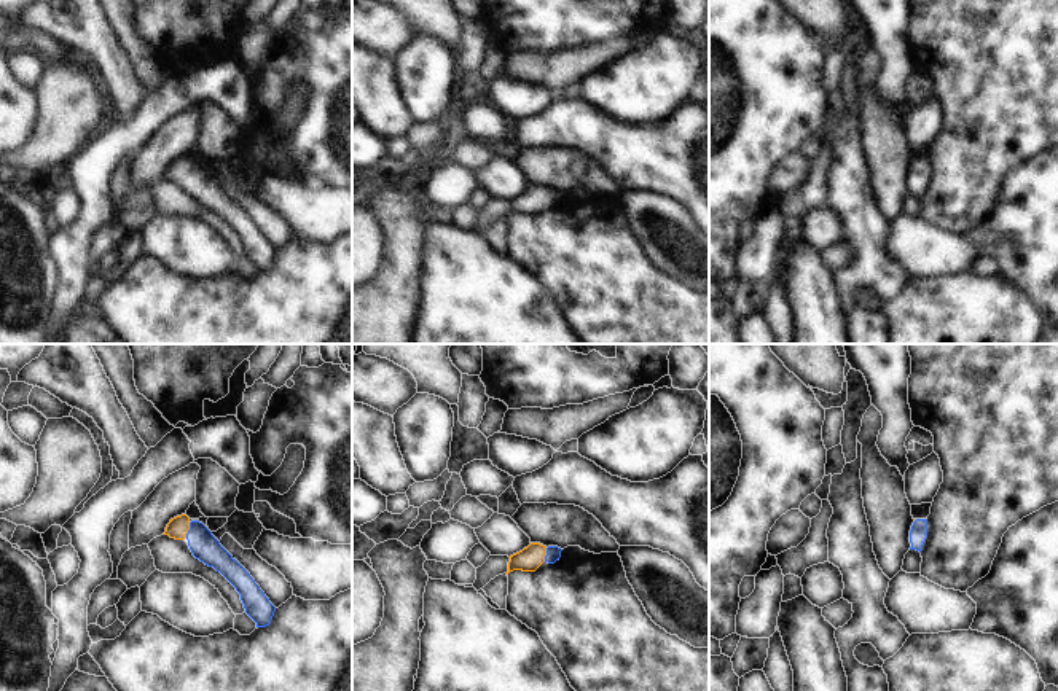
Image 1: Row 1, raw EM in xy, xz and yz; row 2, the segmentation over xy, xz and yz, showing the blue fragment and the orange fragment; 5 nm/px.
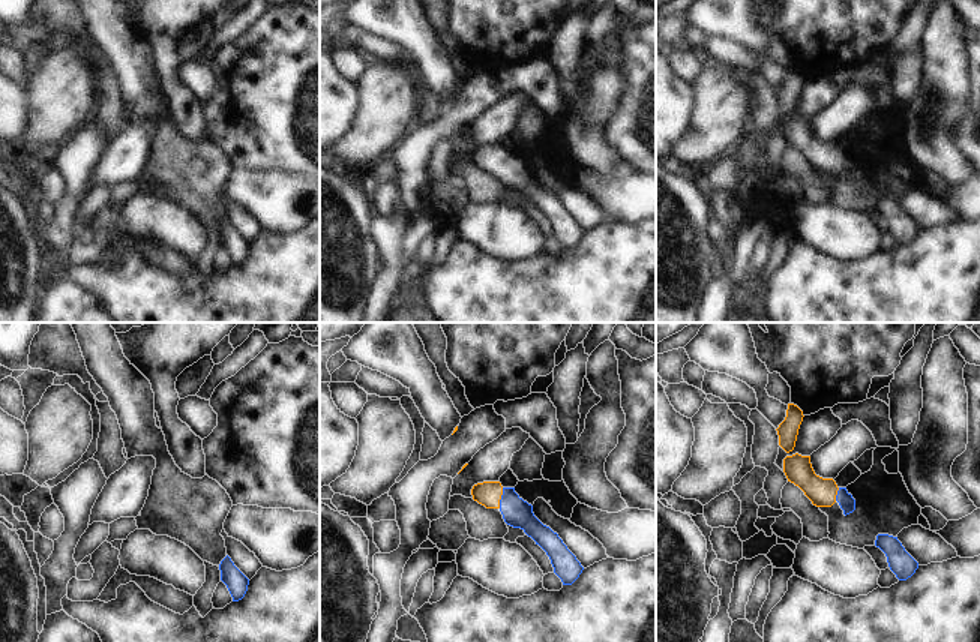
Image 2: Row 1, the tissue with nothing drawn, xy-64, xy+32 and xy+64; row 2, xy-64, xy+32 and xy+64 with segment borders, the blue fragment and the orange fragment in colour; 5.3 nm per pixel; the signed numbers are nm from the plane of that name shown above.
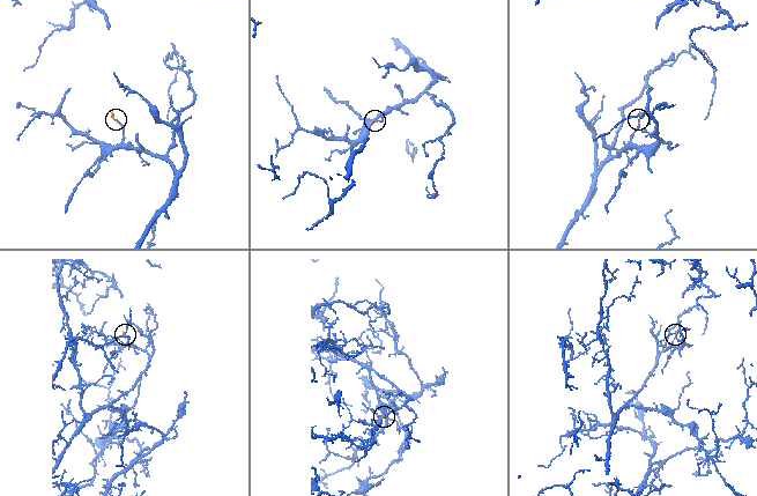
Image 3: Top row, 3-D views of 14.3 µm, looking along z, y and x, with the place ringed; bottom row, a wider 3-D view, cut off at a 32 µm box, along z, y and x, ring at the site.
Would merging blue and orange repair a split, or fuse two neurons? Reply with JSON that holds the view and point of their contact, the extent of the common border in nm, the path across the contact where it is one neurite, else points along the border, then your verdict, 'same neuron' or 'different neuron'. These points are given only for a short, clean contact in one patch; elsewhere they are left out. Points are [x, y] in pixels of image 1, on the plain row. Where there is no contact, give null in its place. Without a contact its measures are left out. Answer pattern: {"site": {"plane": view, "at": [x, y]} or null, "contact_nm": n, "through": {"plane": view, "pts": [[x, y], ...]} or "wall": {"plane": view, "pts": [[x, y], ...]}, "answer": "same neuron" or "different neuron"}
{"site": {"plane": "xy", "at": [188, 174]}, "contact_nm": 80, "through": {"plane": "xy", "pts": [[204, 190], [188, 174], [177, 171]]}, "answer": "same neuron"}

